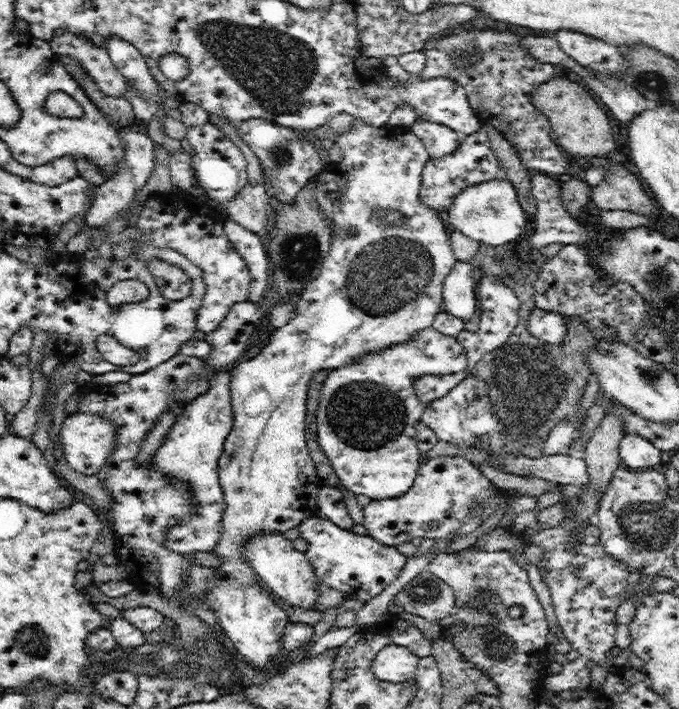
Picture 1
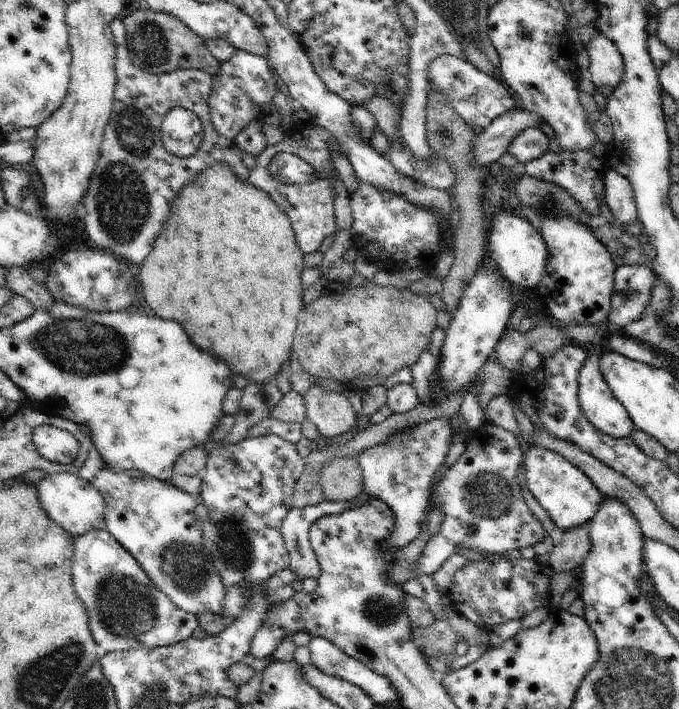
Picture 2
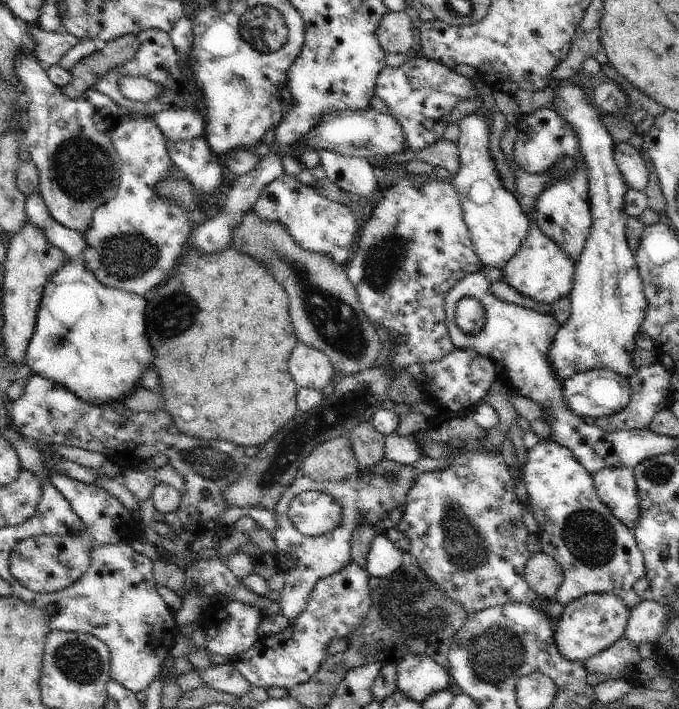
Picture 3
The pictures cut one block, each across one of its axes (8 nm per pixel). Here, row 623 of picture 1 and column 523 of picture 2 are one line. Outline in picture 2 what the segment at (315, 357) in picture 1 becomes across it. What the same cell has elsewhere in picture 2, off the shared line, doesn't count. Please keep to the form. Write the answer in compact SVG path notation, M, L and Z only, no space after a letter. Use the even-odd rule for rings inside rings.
M504 211L494 214L492 226L487 230L485 251L508 281L514 286L533 291L542 279L549 256L546 244L531 223L522 216Z

